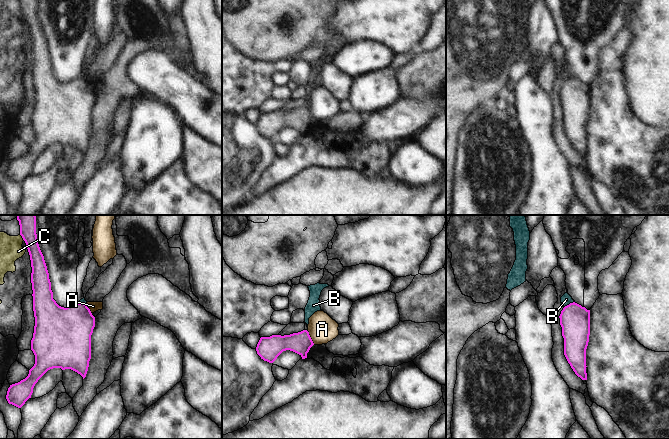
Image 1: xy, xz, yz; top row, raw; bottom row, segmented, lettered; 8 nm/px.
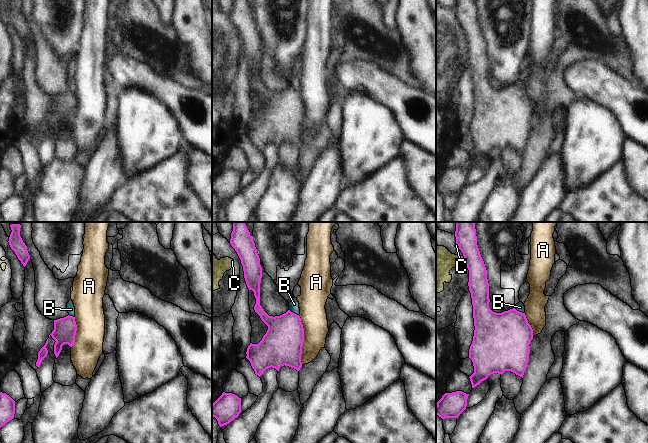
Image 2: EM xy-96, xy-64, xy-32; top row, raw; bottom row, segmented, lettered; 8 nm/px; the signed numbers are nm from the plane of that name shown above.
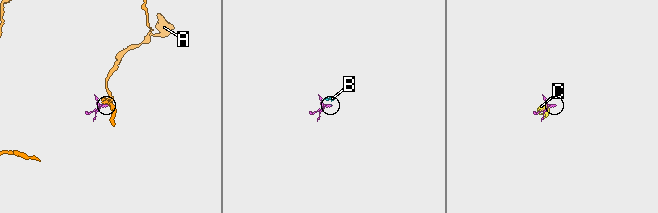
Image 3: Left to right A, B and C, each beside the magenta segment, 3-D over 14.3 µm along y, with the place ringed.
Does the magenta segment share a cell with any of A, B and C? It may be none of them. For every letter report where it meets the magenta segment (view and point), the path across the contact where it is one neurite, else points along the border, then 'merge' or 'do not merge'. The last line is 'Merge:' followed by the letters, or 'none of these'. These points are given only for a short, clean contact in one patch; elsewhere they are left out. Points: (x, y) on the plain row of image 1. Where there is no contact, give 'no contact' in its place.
A: meets magenta in xz at (310, 114); border along xz (307, 107), (314, 120); do not merge
B: meets magenta in yz at (570, 79); border along yz (574, 77), (564, 83); do not merge
C: meets magenta in xy at (22, 13); do not merge
Merge: none of these

